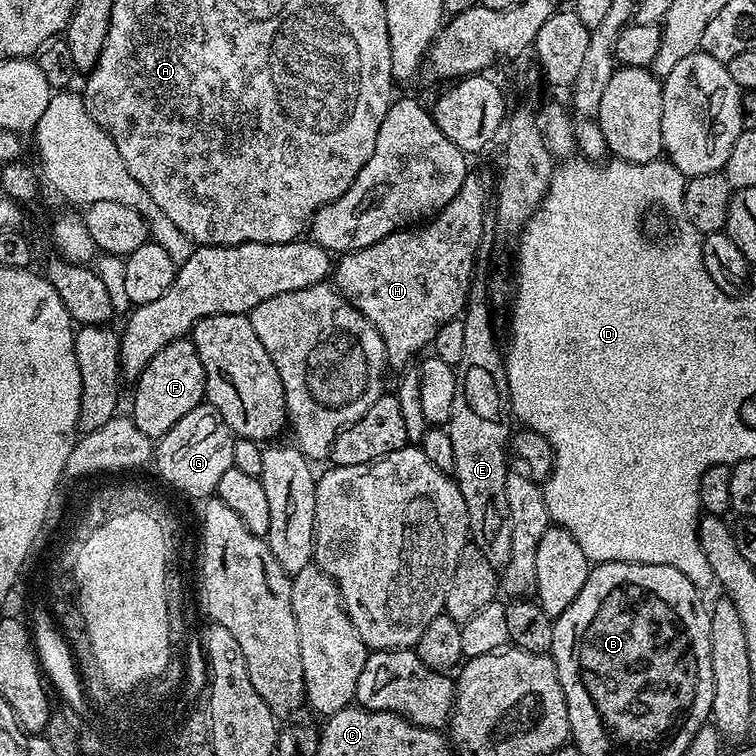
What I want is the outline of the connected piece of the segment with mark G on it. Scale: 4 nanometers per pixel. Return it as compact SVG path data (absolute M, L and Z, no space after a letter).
M201 402L190 414L182 414L166 435L160 437L154 448L156 472L173 491L184 489L186 498L211 497L222 474L233 467L237 439L236 433L226 426L222 414L218 414L212 404Z

